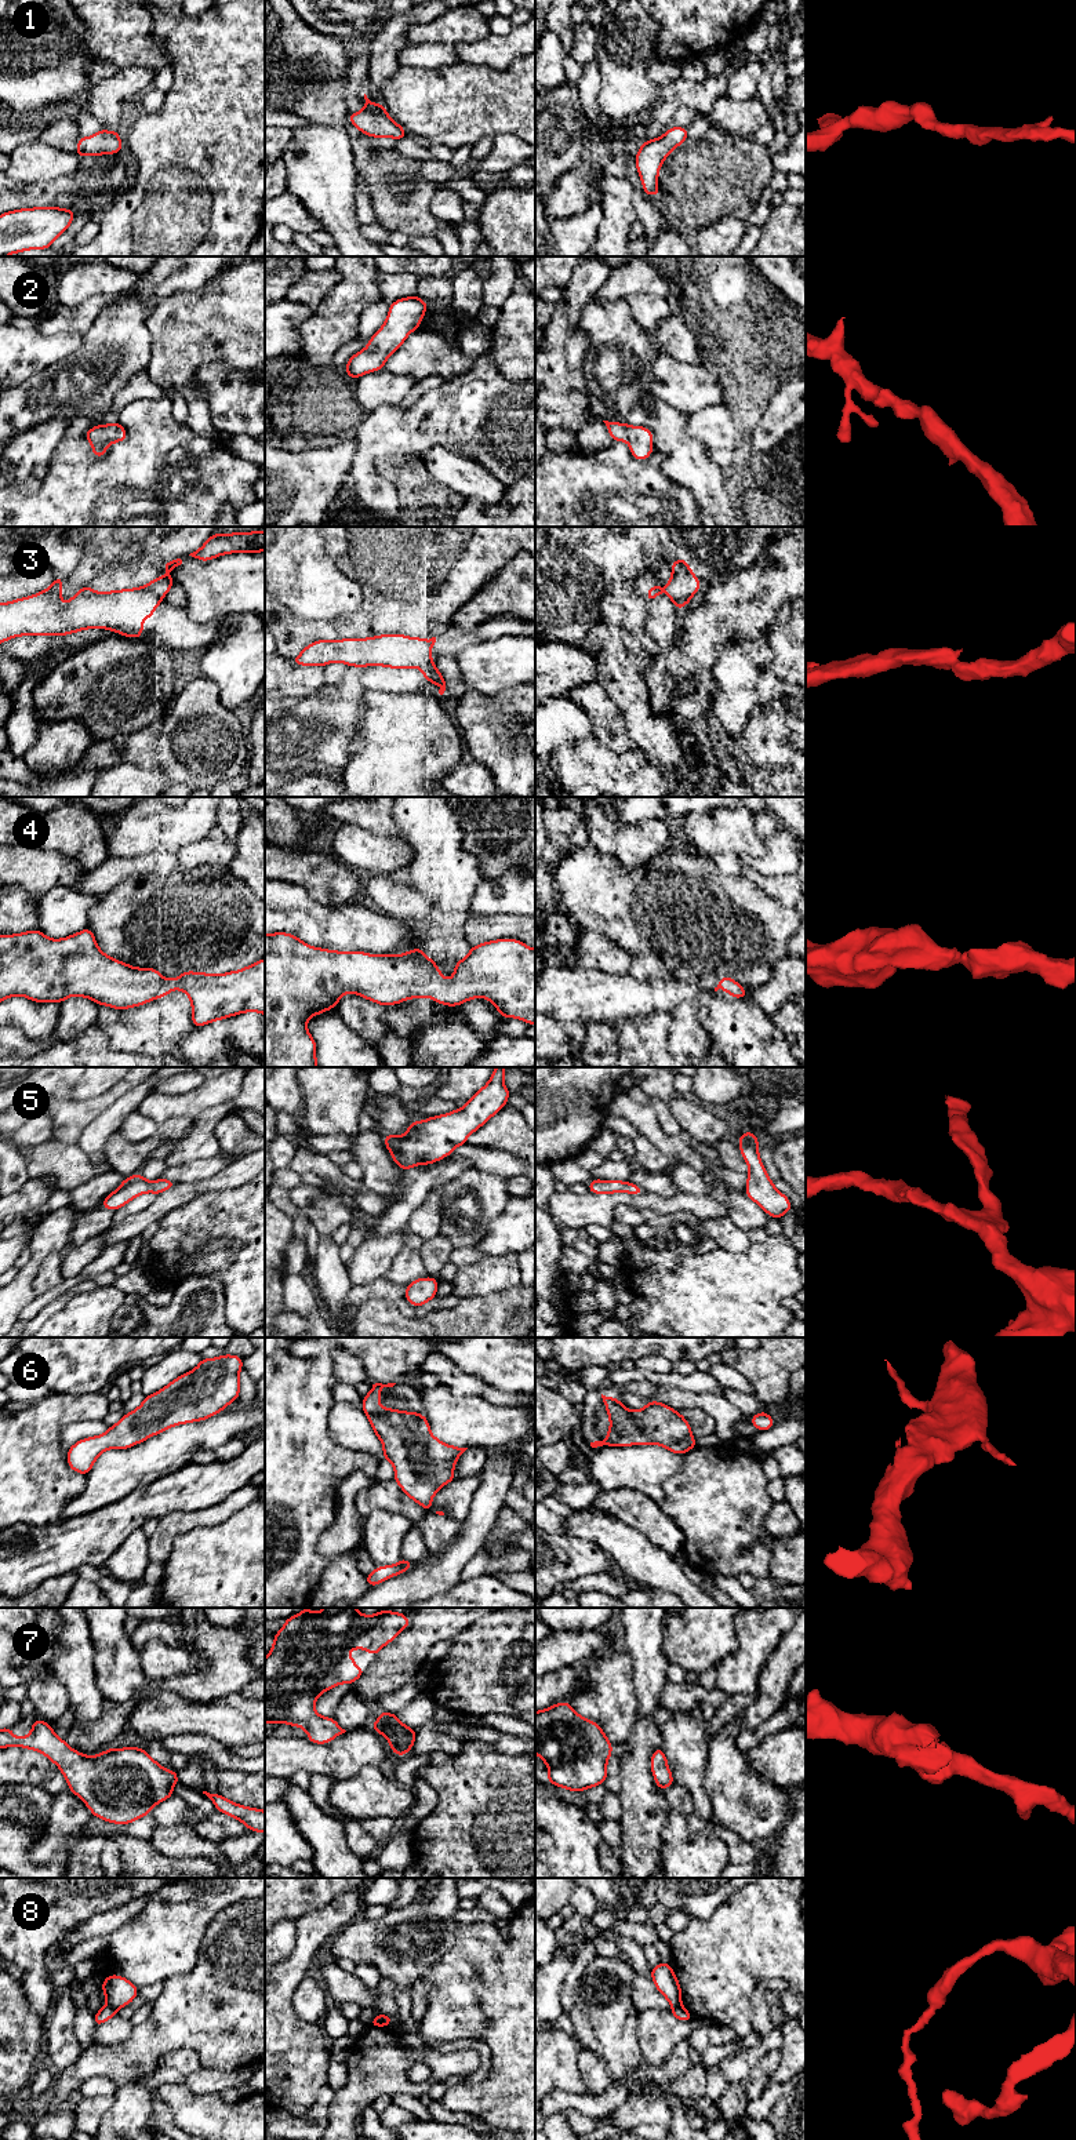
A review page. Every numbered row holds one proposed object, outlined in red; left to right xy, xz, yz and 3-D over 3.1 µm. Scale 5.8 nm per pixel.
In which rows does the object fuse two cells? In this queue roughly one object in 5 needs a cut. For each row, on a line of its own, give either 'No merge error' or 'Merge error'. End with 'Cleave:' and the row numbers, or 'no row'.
1: No merge error
2: No merge error
3: Merge error
4: No merge error
5: No merge error
6: No merge error
7: No merge error
8: Merge error
Cleave: 3, 8

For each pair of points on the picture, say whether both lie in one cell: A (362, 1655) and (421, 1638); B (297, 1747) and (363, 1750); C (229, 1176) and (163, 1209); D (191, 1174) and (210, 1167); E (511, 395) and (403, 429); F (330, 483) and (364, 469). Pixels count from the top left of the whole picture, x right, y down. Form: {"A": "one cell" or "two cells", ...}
{"A": "two cells", "B": "one cell", "C": "one cell", "D": "one cell", "E": "one cell", "F": "two cells"}

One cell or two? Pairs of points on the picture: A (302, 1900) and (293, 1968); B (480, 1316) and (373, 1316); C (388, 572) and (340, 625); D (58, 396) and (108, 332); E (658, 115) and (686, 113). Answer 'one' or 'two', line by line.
A: two
B: one
C: one
D: one
E: two

